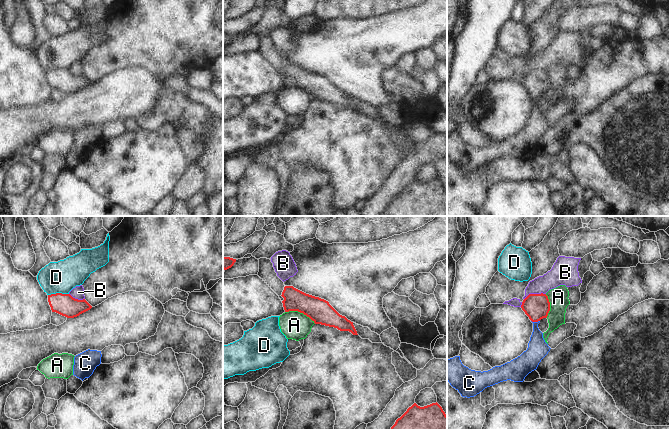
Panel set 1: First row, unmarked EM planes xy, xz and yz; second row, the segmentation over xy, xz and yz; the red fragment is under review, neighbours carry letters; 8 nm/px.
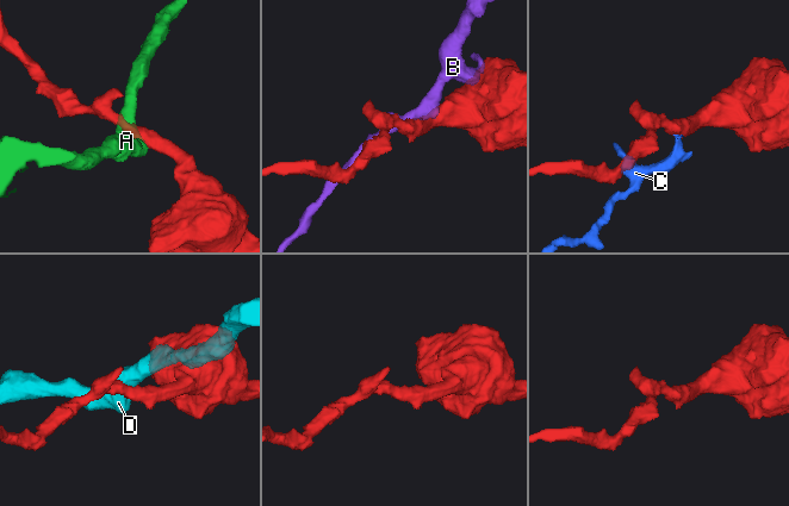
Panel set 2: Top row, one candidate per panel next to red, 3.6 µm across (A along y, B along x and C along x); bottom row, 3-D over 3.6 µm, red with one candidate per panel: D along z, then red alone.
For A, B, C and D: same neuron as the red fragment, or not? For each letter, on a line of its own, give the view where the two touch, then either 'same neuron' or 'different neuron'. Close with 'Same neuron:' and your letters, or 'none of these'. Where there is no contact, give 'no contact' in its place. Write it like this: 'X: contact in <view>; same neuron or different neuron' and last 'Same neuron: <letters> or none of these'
A: contact in xz; different neuron
B: contact in yz; different neuron
C: contact in yz; same neuron
D: contact in xy; different neuron
Same neuron: C

